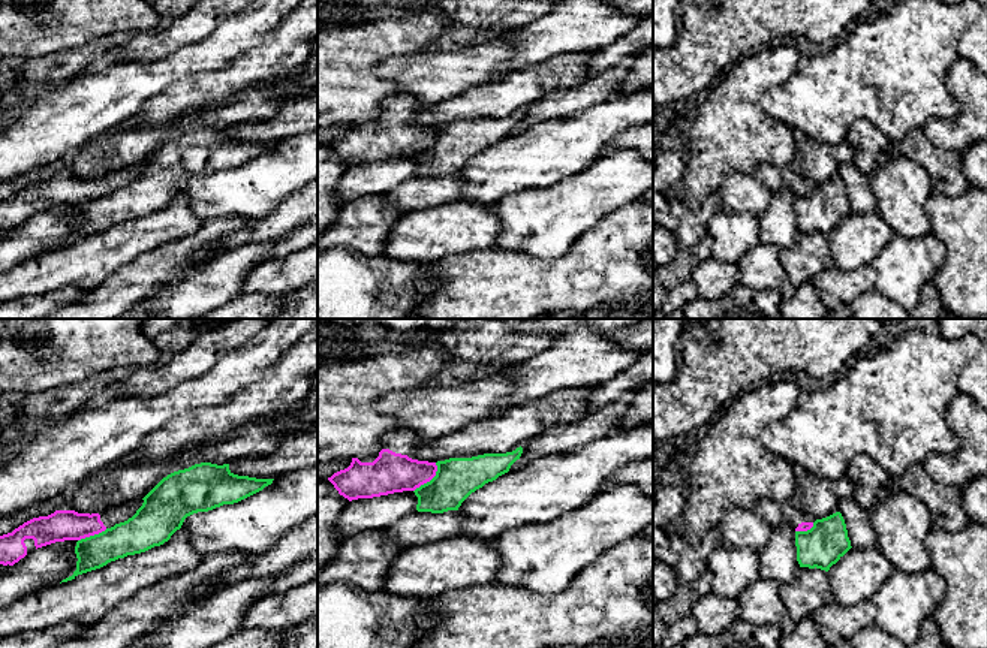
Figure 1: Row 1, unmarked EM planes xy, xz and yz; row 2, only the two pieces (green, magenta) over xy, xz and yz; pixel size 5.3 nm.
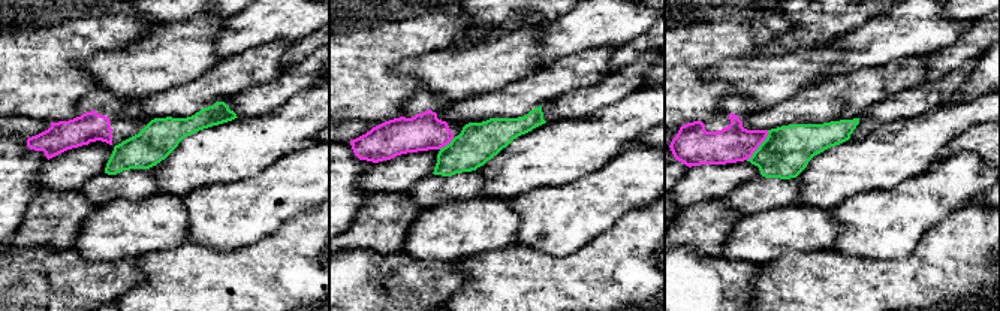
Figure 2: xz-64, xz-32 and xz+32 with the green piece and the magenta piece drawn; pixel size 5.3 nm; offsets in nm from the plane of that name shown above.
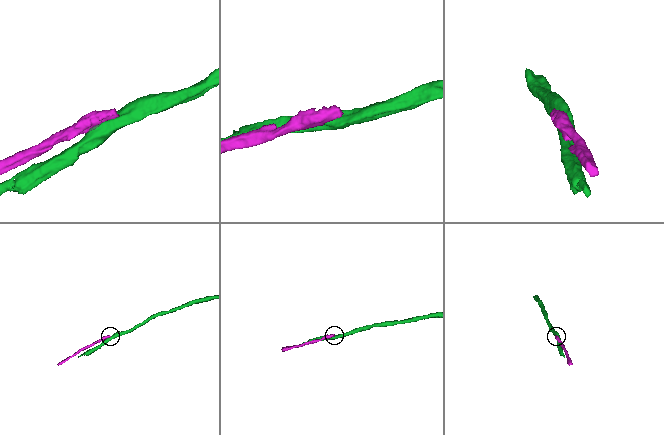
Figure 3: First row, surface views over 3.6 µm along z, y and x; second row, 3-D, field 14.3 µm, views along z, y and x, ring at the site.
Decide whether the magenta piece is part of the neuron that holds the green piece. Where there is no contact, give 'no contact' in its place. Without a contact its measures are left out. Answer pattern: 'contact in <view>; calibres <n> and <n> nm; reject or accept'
contact in xz; calibres 220 and 220 nm; reject

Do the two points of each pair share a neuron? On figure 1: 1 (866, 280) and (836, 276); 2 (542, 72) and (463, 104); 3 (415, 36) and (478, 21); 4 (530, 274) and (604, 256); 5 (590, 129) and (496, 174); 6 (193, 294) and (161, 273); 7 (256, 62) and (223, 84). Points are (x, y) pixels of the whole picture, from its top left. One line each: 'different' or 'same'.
1: same
2: same
3: different
4: same
5: same
6: different
7: same

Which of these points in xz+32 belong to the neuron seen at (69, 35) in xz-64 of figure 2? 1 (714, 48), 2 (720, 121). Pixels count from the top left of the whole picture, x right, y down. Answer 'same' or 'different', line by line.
1: same
2: different

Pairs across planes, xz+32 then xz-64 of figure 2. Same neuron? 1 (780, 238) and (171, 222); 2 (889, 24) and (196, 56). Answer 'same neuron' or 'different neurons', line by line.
1: same neuron
2: different neurons

